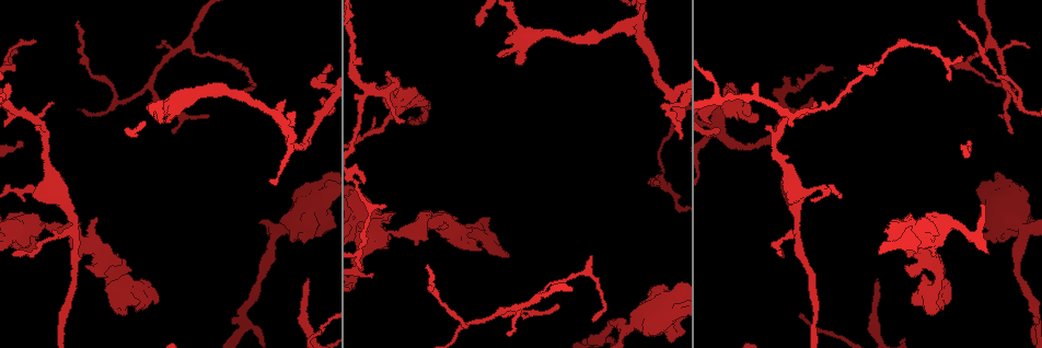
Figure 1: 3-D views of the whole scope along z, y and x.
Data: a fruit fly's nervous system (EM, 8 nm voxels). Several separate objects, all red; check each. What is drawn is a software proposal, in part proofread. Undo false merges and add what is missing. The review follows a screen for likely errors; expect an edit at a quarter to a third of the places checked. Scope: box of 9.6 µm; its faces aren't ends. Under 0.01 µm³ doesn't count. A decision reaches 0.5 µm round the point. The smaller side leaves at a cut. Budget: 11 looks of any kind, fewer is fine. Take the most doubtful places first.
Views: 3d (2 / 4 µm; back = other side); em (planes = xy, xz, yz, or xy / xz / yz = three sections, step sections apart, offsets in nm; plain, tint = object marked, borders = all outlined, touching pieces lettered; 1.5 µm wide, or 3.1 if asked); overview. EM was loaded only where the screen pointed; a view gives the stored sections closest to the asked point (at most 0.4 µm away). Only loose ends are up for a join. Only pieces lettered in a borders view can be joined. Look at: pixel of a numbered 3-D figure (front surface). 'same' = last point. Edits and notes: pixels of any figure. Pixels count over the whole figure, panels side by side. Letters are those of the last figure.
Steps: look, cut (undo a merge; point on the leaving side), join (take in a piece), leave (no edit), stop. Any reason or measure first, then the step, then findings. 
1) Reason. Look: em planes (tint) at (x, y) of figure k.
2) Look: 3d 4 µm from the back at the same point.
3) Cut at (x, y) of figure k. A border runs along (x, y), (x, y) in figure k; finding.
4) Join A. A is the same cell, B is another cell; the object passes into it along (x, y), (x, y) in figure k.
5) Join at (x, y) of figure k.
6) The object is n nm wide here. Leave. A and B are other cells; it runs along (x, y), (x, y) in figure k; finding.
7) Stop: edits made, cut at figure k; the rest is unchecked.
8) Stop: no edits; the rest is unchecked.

Thin end. Look: em xy step 8 (borders) at (877, 281) of figure 1.

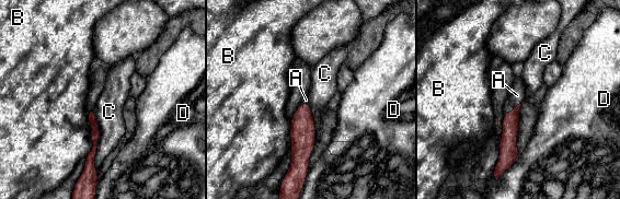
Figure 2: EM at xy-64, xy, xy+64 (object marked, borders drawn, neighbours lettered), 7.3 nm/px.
Join A. A is the same cell, B, C and D are other cells; the object passes into it along (511, 120), (519, 104), (517, 95) in figure 2; it goes on there.

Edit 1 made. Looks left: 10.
See it whole again. Look: overview.

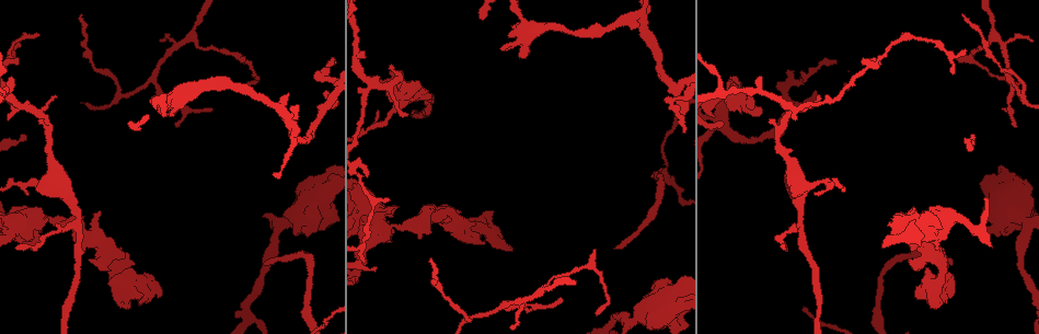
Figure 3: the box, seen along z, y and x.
Free end. Look: 3d 2 µm at (617, 246) of figure 3.

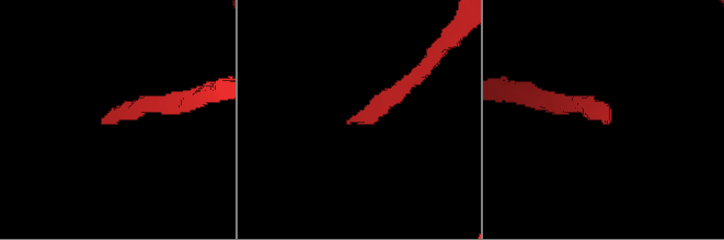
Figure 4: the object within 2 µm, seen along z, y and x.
Look: em planes (borders) at (604, 123) of figure 4.

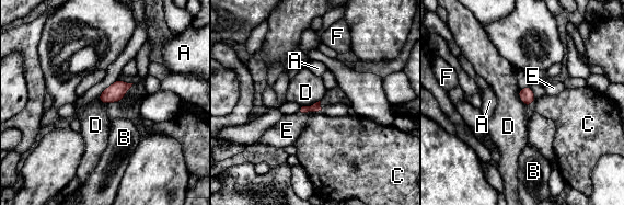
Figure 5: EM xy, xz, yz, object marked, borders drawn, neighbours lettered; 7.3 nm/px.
Join E. E is the same cell, A, B, C, D and F are other cells; the object passes into it along (527, 95), (532, 92), (553, 88) in figure 5; the neuron continues.

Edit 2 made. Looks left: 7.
Look: overview.

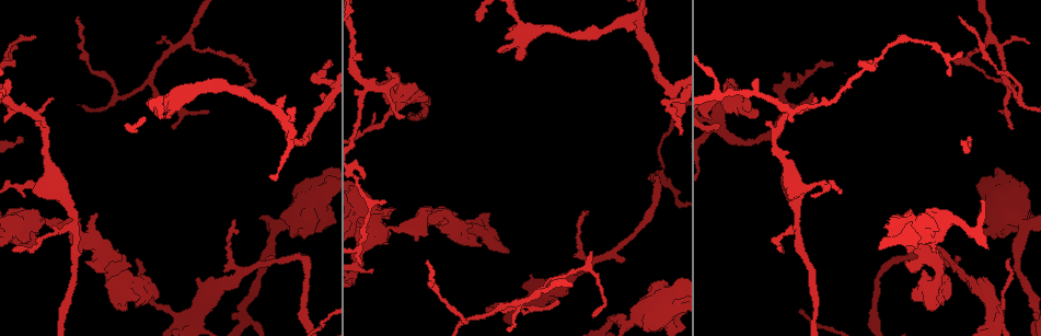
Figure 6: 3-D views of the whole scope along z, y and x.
Free end. Look: em planes (borders) at (755, 115) of figure 6.

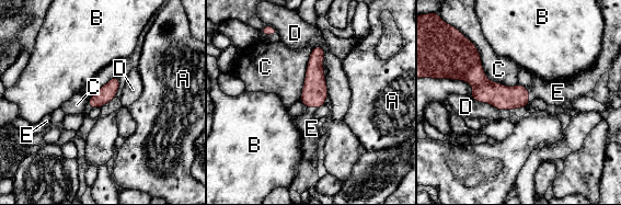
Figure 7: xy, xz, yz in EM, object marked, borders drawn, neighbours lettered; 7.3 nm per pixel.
The object is 120 nm wide here. Join E. E is the same cell, A, B, C and D are other cells; the object passes into it along (501, 97), (528, 95), (558, 92) in figure 7; it goes on there.

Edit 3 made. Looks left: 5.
Thin arm on a thick one. Look: 3d 2 µm at (425, 212) of figure 6.

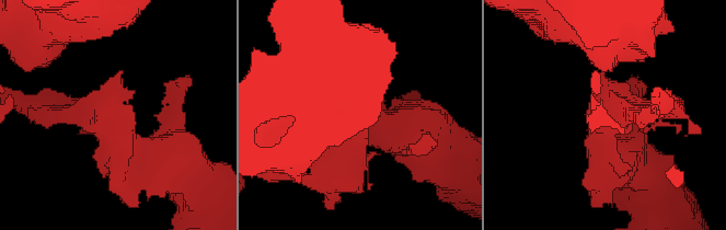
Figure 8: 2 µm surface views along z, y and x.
3 arms meet here; shape alone is not enough. Look: em xz step 4 (plain) at (124, 141) of figure 8.

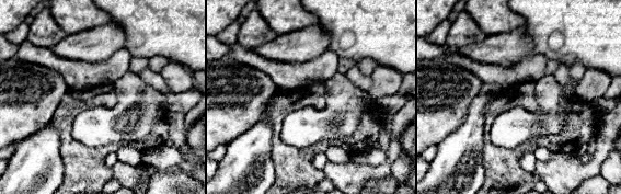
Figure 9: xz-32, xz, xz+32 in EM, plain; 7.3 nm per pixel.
See the neighbours. Look: em xz step 4 (borders) at the same point.

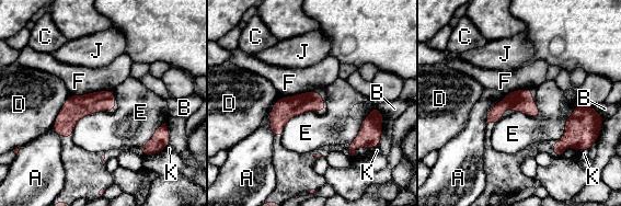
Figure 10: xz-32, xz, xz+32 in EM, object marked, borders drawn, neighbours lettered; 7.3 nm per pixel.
Leave. A, B, C, D, E, F, J and K are other cells; it runs along (112, 96), (80, 105), (56, 128) in figure 10; one neuron here.

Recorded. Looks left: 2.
Sharp bend. Look: 3d 2 µm at (318, 80) of figure 6.

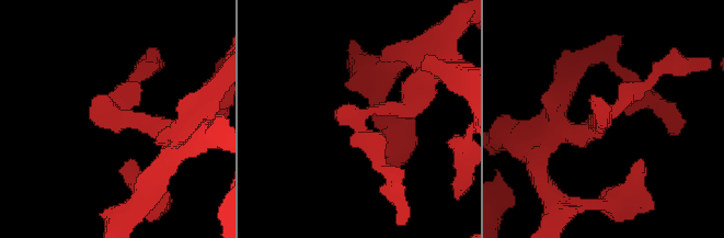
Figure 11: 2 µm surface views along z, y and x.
Look: em planes (borders) at (606, 115) of figure 11.

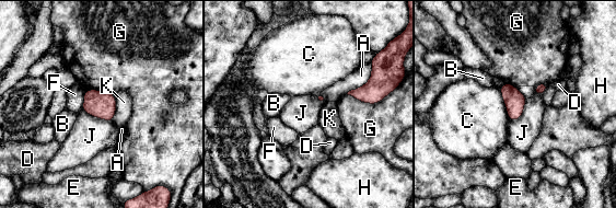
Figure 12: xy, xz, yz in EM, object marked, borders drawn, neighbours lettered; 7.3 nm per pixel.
Leave. A, B, C, D, E, F, G, H, J and K are other cells; a border runs along (82, 110), (96, 117), (112, 122) in figure 12; one neuron here.

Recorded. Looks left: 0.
Stop: edits made, join at figure 2, join at figure 5, join at figure 7; the rest is unchecked.

